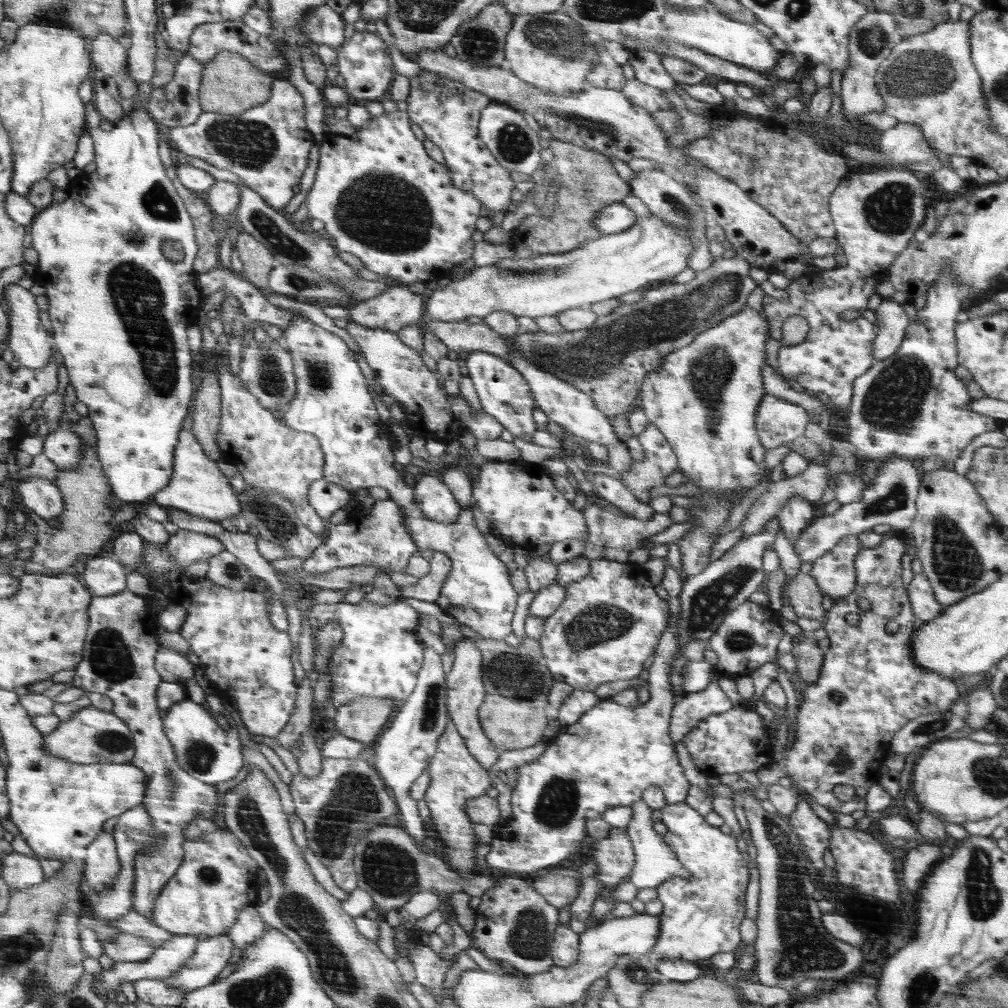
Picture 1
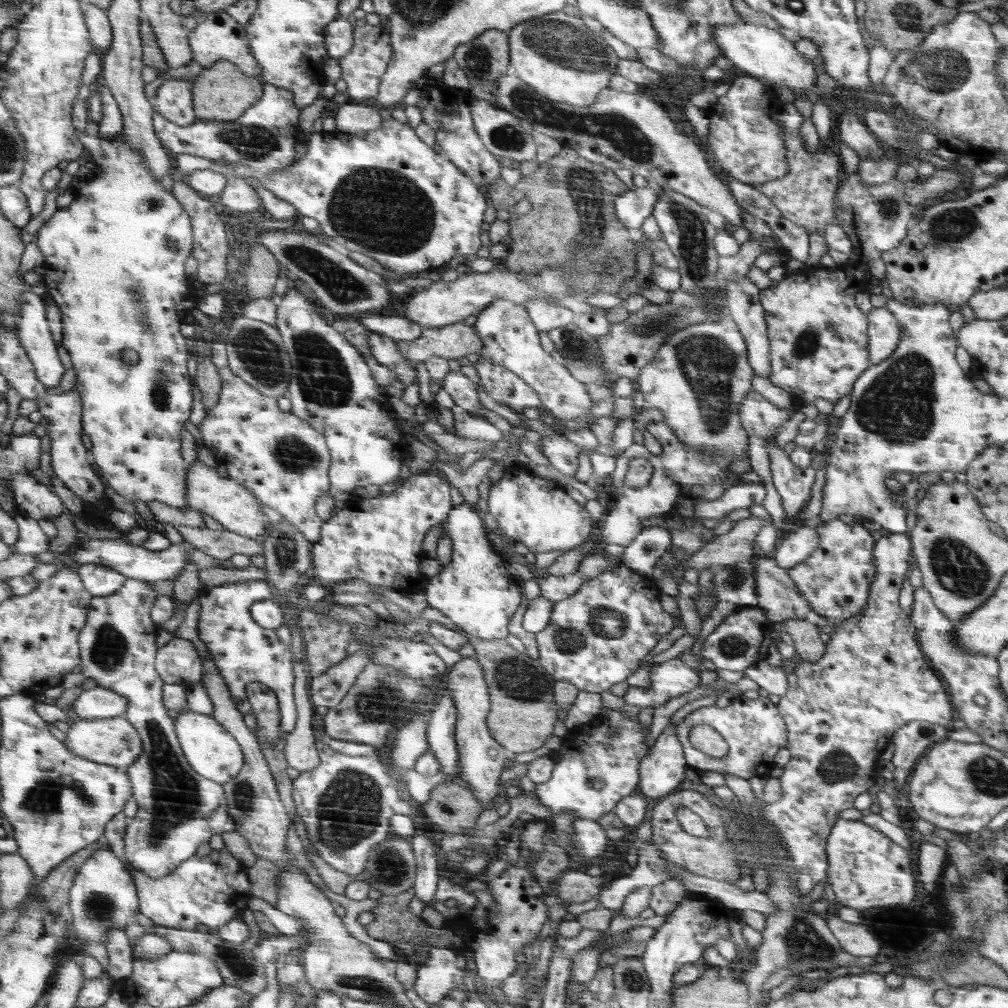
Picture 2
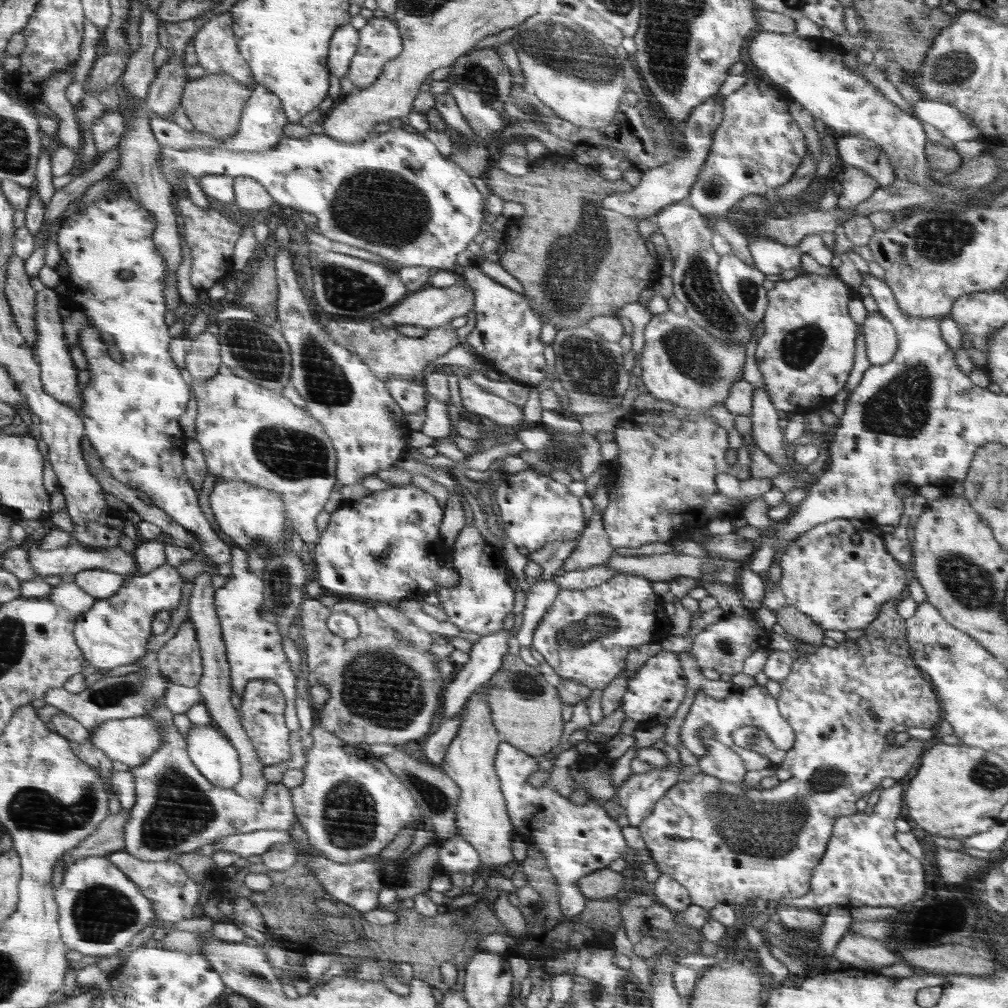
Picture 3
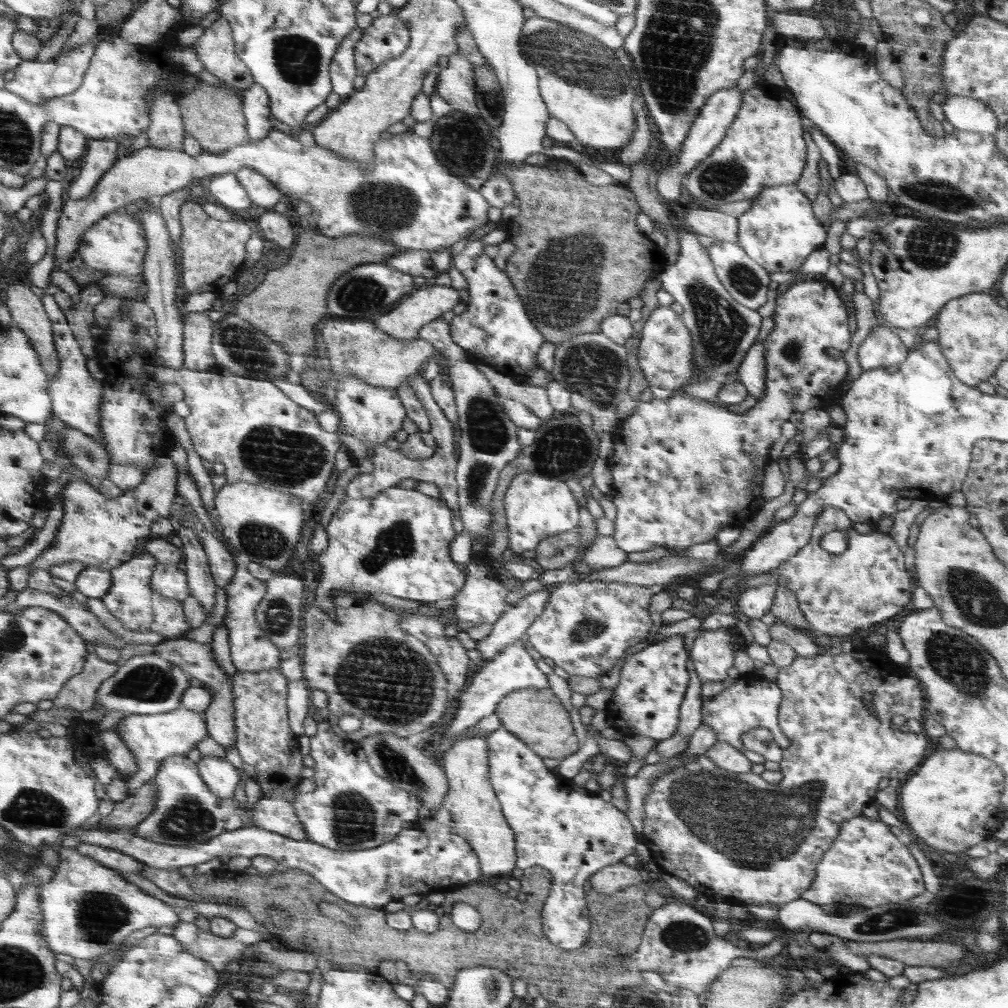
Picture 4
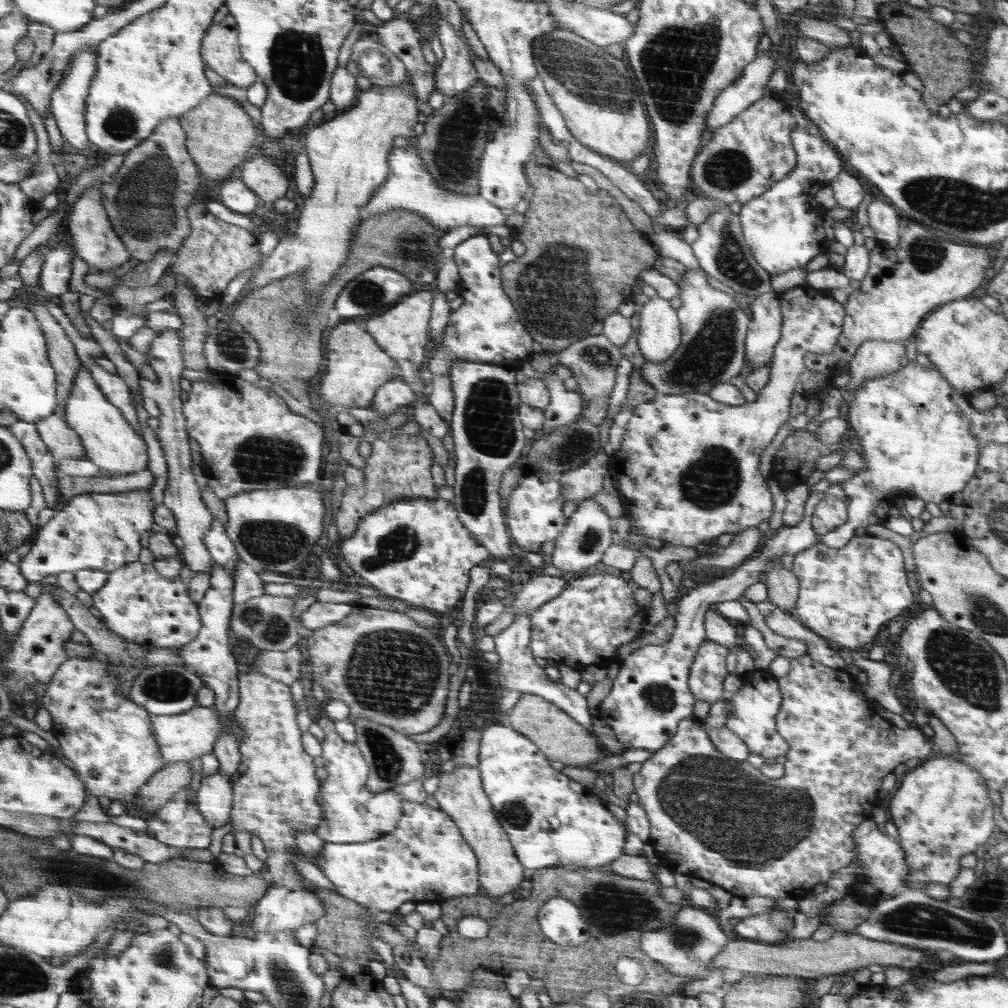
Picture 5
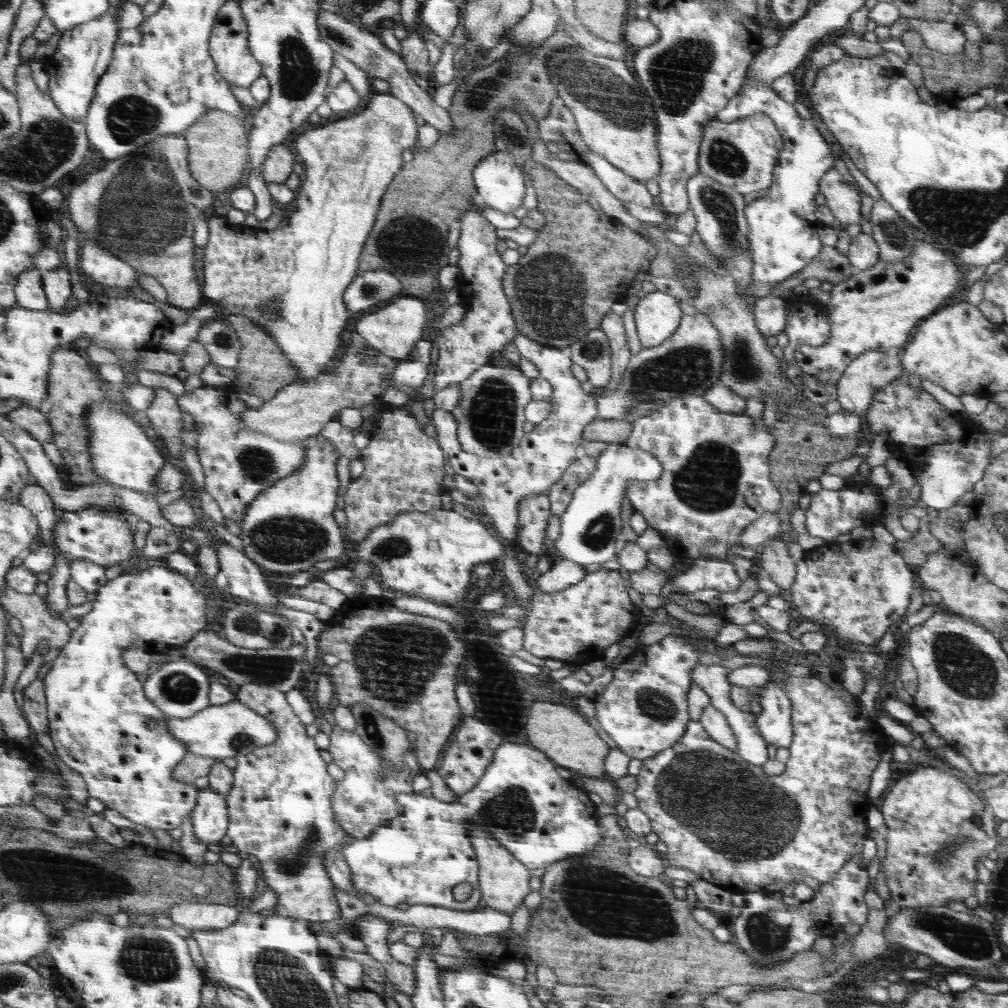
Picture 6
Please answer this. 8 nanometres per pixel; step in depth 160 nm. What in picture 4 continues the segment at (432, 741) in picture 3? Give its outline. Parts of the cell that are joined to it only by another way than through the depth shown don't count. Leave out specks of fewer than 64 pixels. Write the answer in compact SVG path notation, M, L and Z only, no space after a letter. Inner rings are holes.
M521 637L508 645L502 652L499 652L492 660L484 663L480 670L471 674L471 679L461 694L454 719L448 724L446 732L436 737L437 741L460 734L472 725L476 725L480 719L495 713L501 698L510 691L526 687L550 689L546 675L536 667L535 659L525 651L523 642L524 637Z

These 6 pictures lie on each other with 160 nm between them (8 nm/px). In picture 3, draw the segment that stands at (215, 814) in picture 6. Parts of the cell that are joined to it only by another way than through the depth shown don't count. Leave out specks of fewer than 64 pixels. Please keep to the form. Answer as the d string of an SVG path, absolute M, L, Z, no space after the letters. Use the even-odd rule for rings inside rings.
M193 725L186 734L192 763L215 786L232 789L241 780L234 746L214 726Z

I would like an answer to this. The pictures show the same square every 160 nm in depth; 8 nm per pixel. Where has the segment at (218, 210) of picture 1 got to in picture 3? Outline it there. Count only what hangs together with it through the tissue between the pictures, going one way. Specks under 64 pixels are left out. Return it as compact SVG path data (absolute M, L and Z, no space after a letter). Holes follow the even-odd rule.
M252 177L234 178L235 200L232 208L252 212L270 208L274 202L266 187Z

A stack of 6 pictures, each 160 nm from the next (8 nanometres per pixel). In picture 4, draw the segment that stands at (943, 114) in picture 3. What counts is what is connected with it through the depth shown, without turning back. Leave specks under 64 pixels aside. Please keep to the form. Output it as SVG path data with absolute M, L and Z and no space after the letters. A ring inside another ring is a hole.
M947 95L941 105L945 119L954 128L994 135L1000 127L997 116L977 98Z

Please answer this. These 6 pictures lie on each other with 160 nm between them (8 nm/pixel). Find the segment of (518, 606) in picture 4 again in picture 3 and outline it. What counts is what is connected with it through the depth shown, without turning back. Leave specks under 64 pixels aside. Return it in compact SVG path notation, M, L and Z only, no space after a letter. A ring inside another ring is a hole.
M501 628L498 632L491 632L486 636L481 636L478 642L472 645L469 652L469 660L466 664L459 666L456 674L450 679L446 690L446 698L443 702L444 718L441 720L452 719L465 708L476 689L480 689L485 682L489 682L492 675L503 664L506 654L508 654L508 638L511 631Z

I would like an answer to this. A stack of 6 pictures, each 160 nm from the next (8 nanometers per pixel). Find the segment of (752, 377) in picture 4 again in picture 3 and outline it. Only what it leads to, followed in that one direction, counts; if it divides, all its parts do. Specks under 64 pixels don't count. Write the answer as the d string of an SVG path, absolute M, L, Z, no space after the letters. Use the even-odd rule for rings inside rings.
M754 388L754 404L752 405L752 434L756 445L774 464L782 467L783 474L793 472L791 463L786 455L787 448L782 445L783 433L778 427L778 420L782 417L780 410L766 390Z

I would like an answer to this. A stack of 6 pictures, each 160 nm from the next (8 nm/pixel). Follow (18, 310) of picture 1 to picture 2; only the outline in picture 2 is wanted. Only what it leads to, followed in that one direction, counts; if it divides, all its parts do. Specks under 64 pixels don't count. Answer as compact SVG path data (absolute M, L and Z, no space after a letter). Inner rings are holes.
M32 291L23 294L24 314L19 322L18 329L23 345L26 346L28 354L31 355L31 359L35 362L36 373L40 381L49 388L58 388L58 386L63 384L68 371L66 366L64 366L64 362L62 362L62 358L60 358L60 352L58 352L59 344L54 340L50 324L48 324L48 308L45 304L45 299L48 298L53 299L49 292L45 295L36 294Z

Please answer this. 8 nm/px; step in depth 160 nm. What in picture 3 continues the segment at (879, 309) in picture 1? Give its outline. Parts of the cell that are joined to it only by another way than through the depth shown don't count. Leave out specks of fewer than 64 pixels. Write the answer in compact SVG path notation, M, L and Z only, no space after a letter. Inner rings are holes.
M881 313L867 316L863 324L866 356L872 365L883 365L893 359L898 348L893 325Z

